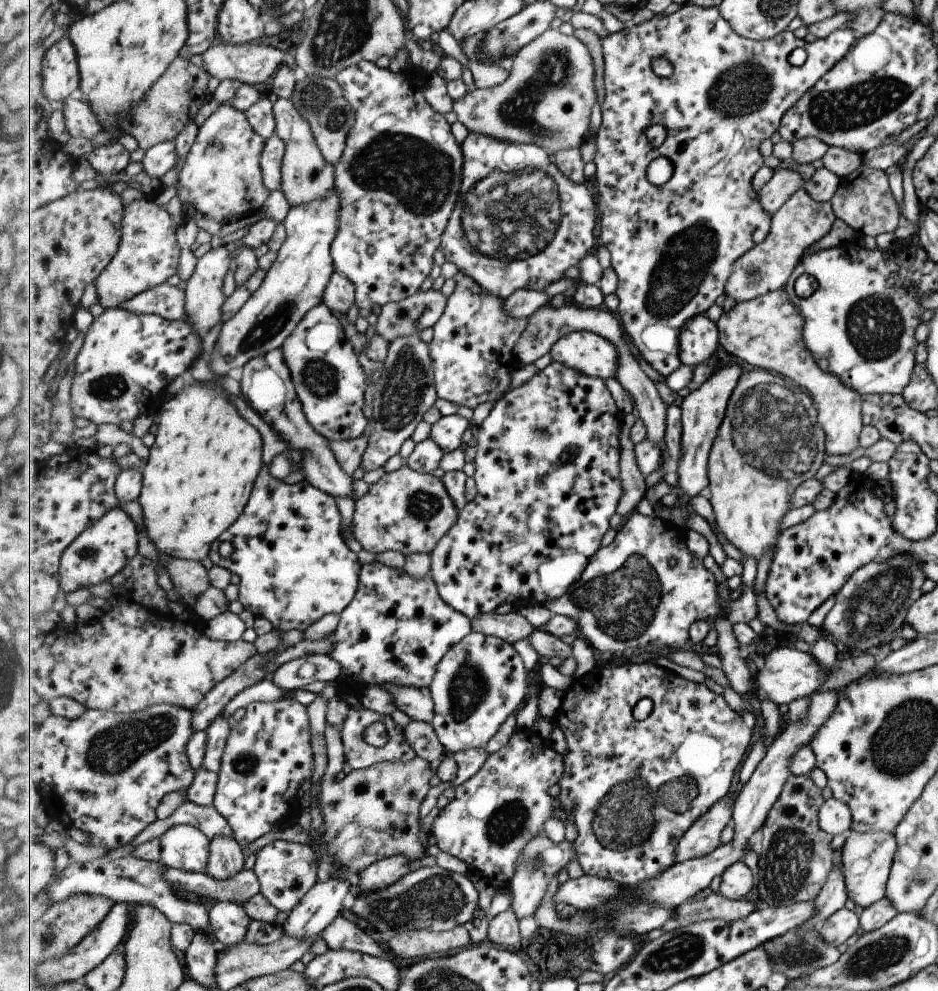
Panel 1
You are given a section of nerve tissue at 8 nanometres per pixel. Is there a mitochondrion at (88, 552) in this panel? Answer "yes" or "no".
yes

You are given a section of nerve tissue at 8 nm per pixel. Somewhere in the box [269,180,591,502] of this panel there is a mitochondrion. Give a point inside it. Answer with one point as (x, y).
(405, 384)

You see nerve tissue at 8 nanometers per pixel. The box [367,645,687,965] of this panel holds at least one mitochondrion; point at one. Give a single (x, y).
(469, 686)

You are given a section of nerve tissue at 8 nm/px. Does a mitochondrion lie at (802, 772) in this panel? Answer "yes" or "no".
no

